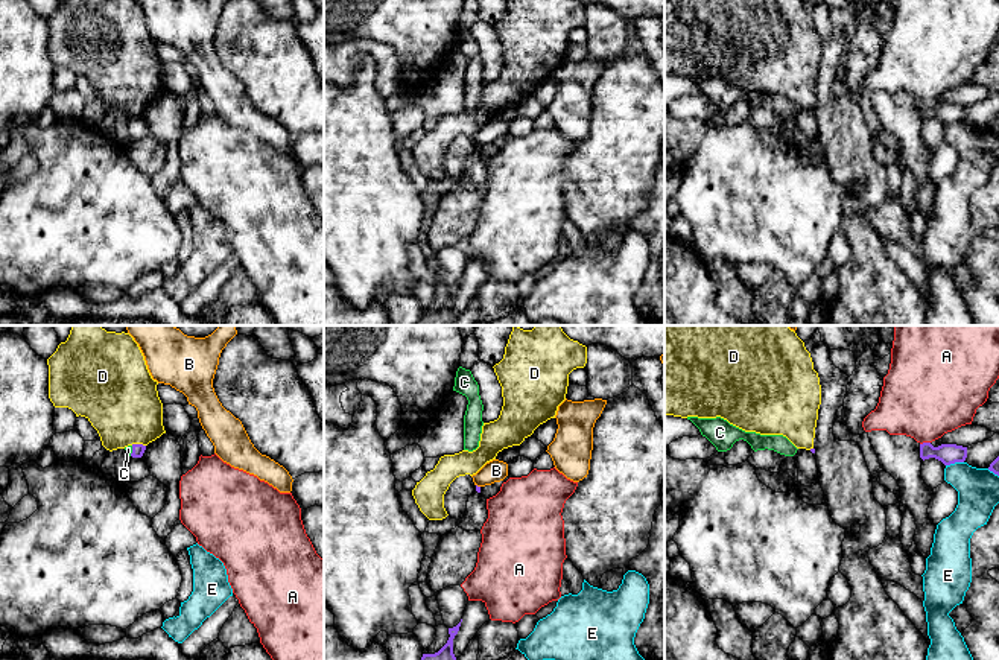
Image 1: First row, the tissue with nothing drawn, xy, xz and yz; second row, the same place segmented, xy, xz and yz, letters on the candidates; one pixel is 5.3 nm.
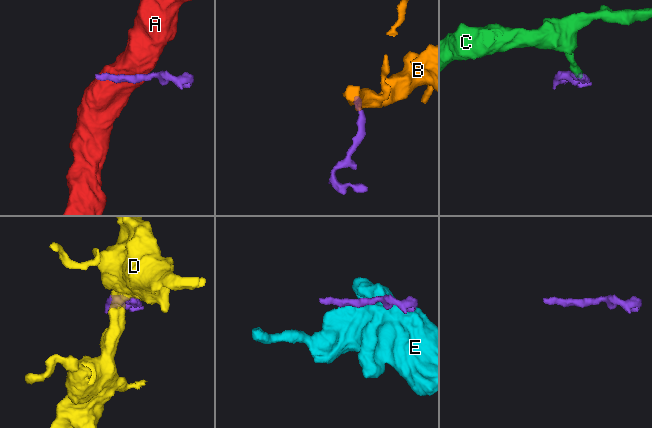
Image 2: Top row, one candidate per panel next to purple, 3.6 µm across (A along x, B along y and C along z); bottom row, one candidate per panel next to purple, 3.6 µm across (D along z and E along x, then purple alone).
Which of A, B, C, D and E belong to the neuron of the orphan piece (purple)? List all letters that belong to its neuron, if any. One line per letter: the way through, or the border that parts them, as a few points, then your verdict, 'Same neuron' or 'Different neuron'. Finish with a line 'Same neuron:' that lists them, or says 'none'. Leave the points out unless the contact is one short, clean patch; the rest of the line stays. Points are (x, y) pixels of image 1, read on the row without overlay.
A: Different neuron
B: Boundary: xz (476, 143), (479, 146). Different neuron
C: Path across: xy (137, 108), (133, 110), (128, 108). Same neuron
D: Boundary: xy (131, 104), (145, 105). Different neuron
E: Different neuron
Same neuron: C

